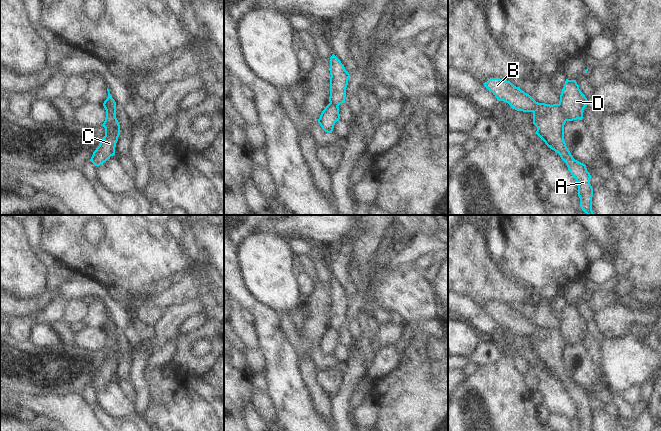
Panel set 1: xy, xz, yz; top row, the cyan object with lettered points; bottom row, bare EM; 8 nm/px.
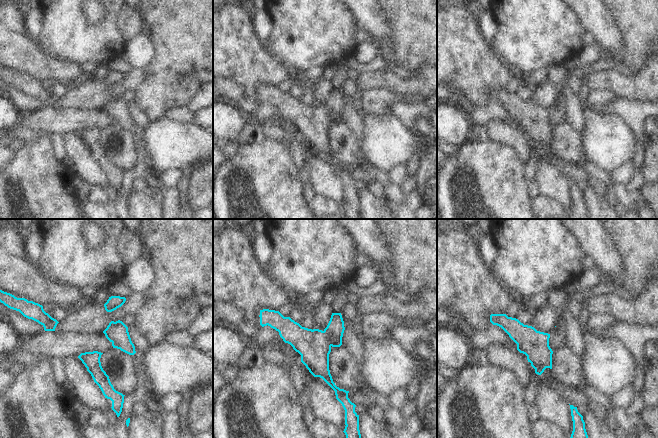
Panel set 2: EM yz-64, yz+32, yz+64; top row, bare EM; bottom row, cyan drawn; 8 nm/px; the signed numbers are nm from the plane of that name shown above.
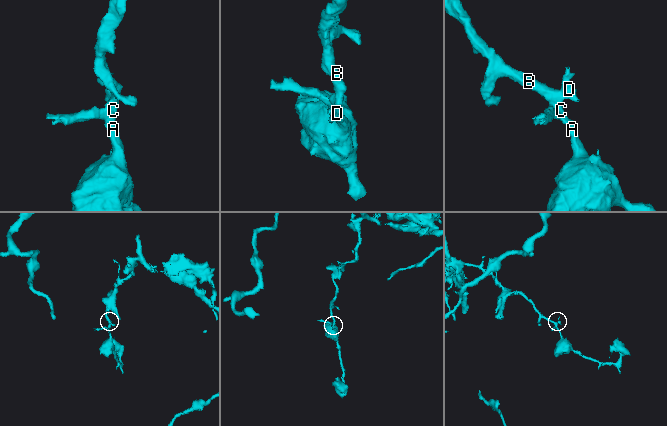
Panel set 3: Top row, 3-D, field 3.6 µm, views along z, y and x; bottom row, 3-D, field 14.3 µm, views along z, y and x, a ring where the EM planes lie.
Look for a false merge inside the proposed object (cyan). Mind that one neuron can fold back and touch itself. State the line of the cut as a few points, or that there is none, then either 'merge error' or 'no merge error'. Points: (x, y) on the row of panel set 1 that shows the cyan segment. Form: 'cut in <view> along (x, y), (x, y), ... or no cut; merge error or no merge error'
cut in yz along (558, 104), (566, 120); merge error

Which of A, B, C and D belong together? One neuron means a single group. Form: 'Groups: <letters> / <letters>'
Groups: A B C / D.

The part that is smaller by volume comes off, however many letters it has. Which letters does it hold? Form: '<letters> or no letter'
D

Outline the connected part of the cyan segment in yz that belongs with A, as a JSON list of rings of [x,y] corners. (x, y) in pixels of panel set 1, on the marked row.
[[[491,78],[483,83],[498,101],[508,103],[517,111],[532,112],[533,124],[537,127],[536,134],[552,150],[557,152],[566,163],[571,175],[576,179],[580,207],[587,215],[594,215],[592,211],[593,188],[590,184],[591,175],[586,165],[575,160],[564,141],[564,125],[566,119],[559,104],[545,104],[536,102],[520,87],[510,81]]]

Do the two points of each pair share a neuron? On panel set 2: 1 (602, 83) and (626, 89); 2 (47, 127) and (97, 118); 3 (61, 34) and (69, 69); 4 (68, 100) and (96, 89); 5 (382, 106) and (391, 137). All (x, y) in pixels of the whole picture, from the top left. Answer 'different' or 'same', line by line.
1: same
2: same
3: different
4: same
5: different

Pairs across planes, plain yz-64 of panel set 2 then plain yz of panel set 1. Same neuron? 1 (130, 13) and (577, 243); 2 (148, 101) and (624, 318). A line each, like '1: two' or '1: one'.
1: two
2: one

